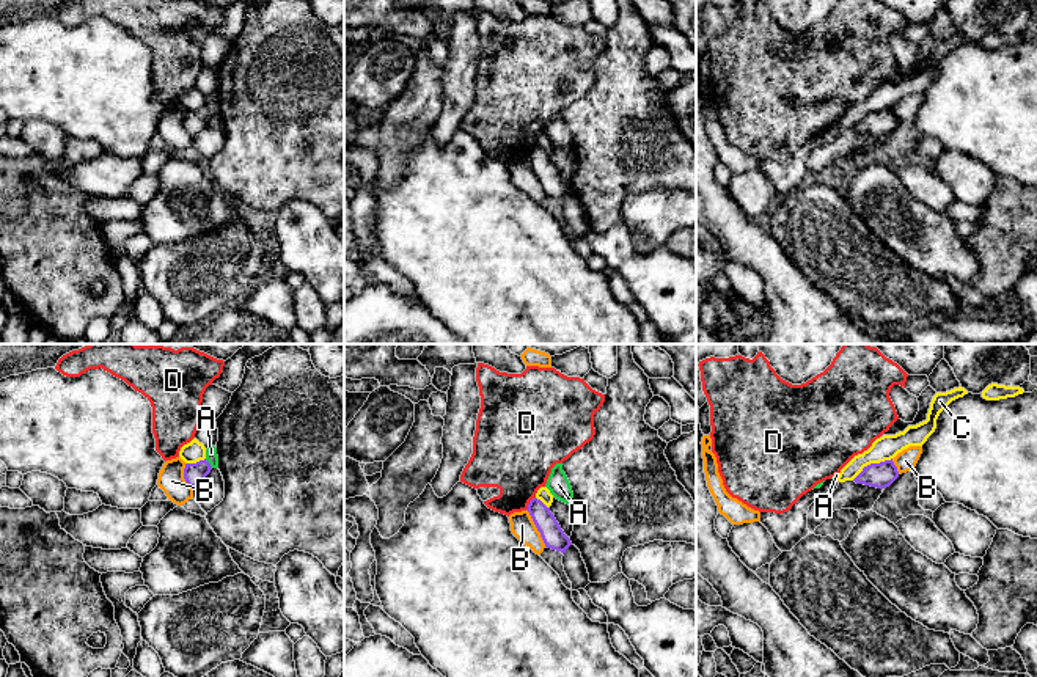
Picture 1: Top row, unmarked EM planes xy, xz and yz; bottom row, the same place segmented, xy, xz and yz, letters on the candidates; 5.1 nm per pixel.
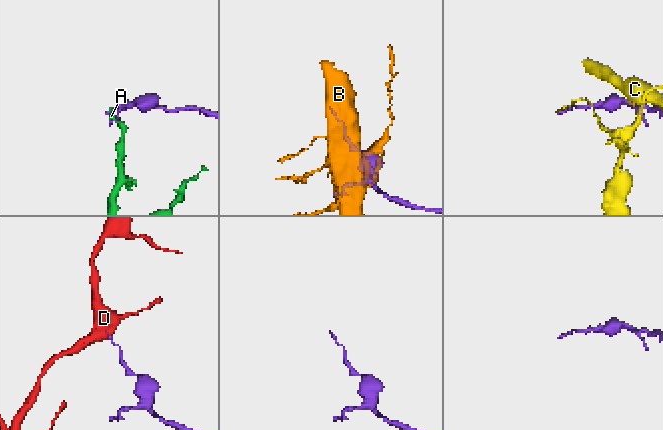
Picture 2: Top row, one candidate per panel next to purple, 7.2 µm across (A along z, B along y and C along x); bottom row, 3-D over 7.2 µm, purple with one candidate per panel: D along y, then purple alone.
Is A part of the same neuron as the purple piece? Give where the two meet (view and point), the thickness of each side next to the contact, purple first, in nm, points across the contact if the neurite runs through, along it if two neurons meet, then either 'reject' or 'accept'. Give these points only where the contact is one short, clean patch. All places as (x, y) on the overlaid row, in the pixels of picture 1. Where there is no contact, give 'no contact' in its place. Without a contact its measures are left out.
contact xy (209, 464); calibres 110 and 60 nm; border xy (205, 459), (212, 467); reject

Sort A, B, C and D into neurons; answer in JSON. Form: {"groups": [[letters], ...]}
{"groups": [["A"], ["B"], ["C"], ["D"]]}

